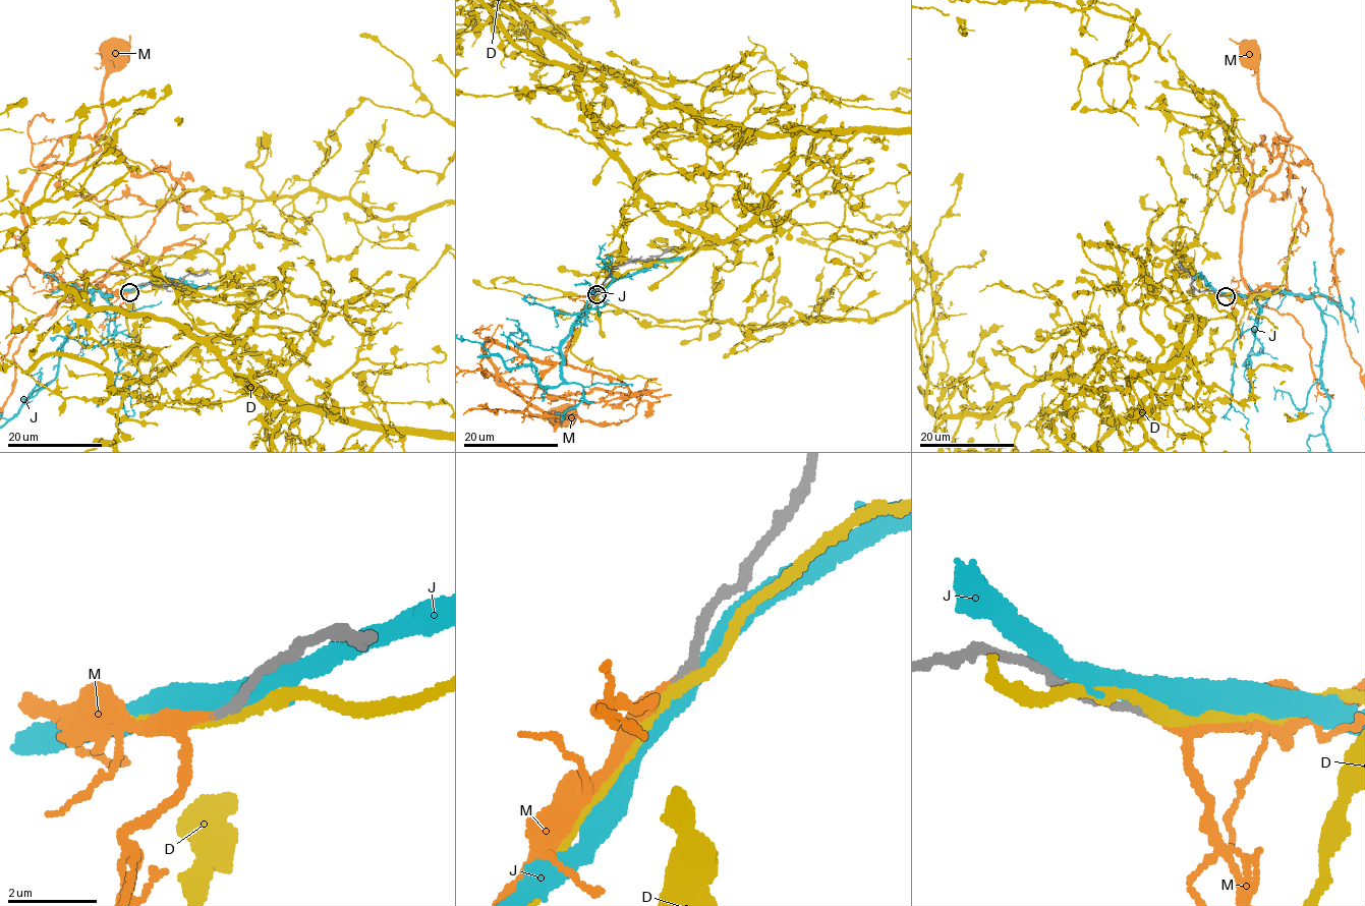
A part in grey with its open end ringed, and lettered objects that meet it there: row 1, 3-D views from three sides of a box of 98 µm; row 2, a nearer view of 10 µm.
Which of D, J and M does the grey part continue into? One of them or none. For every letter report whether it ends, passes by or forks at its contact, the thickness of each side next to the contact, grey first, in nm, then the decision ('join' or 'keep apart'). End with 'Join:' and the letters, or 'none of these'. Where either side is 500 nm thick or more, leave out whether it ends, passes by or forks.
D: it passes by; calibres 240 and 240 nm; keep apart
J: it passes by; calibres 280 and 440 nm; keep apart
M: it ends; calibres 240 and 240 nm; join
Join: M

